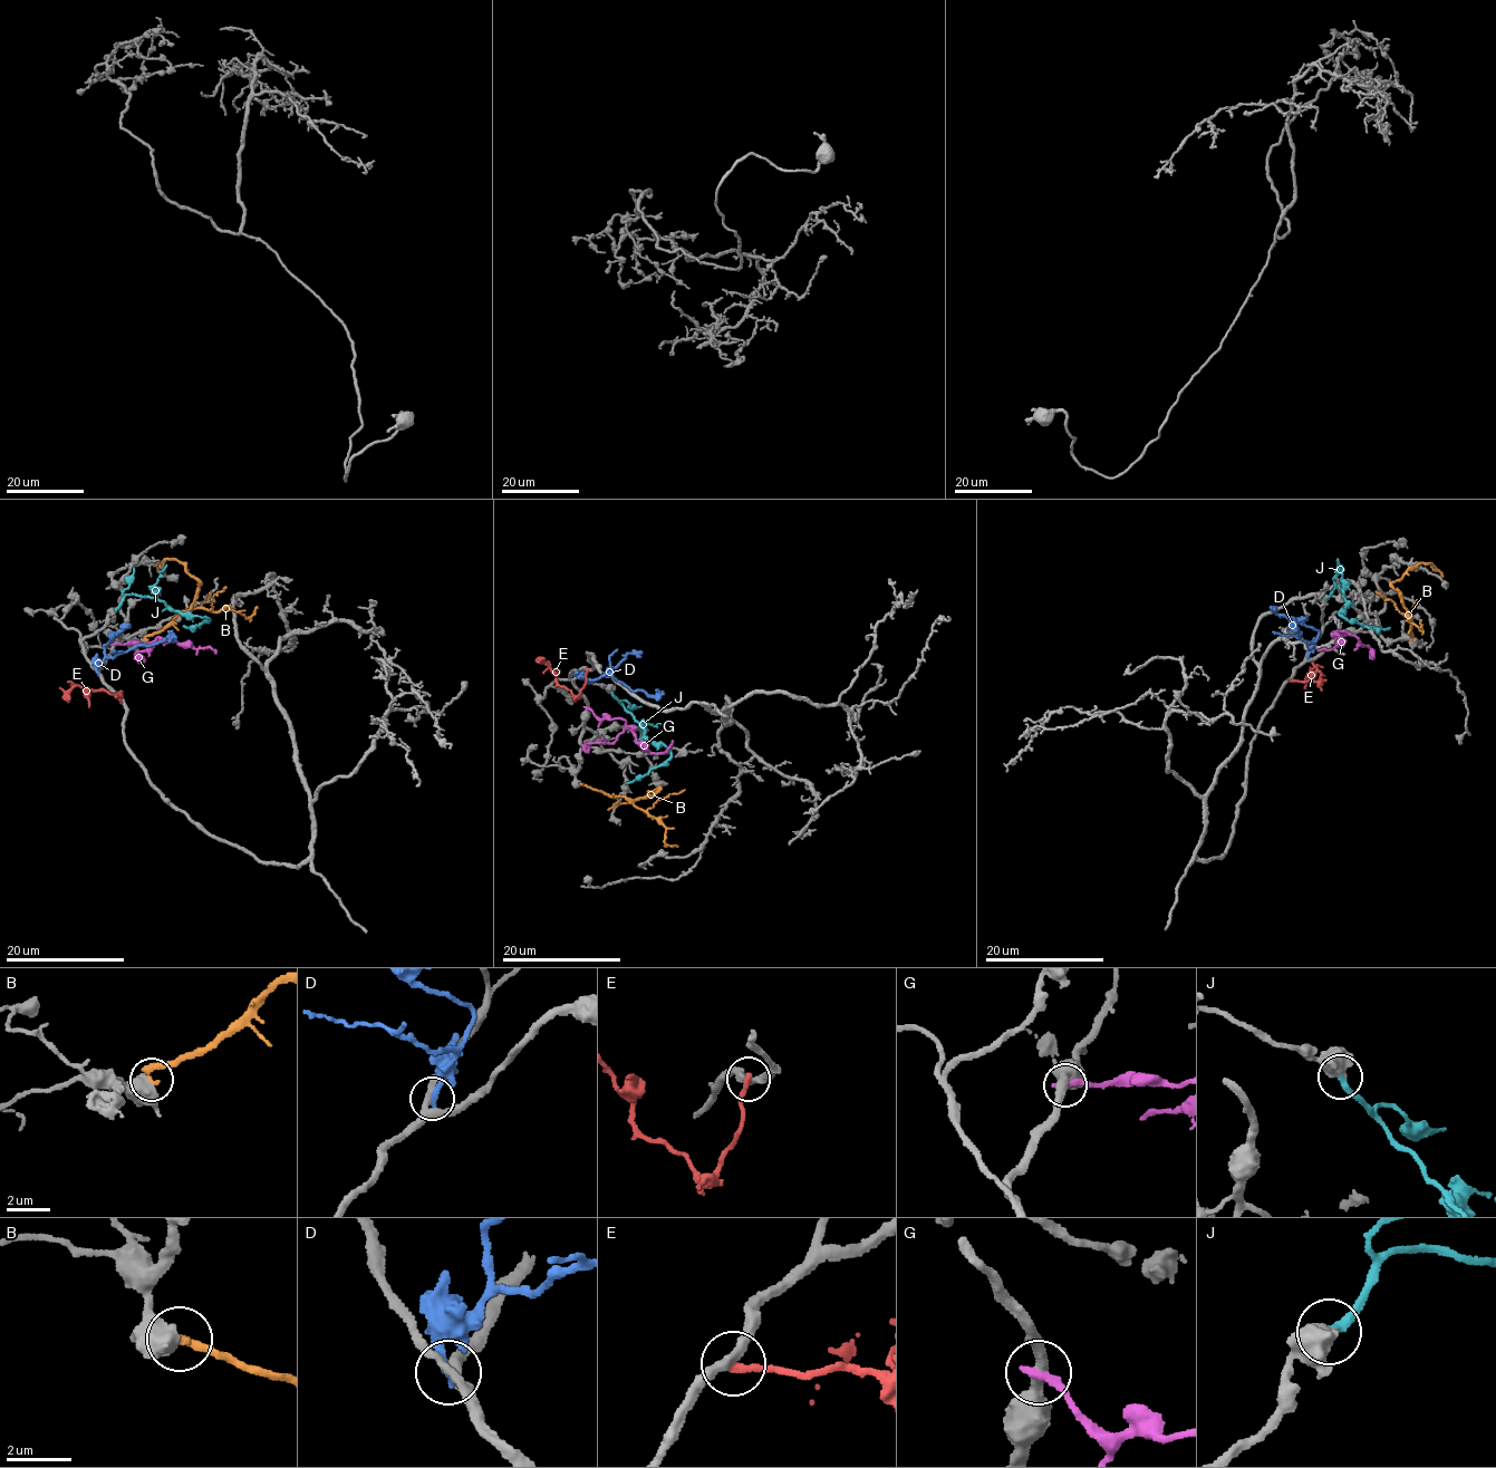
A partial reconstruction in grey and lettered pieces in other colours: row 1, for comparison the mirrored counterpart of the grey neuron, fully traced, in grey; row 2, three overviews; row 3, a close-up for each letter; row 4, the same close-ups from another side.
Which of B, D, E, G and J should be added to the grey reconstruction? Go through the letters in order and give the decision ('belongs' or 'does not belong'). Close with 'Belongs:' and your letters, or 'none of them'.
B: does not belong
D: does not belong
E: does not belong
G: does not belong
J: belongs
Belongs: J

